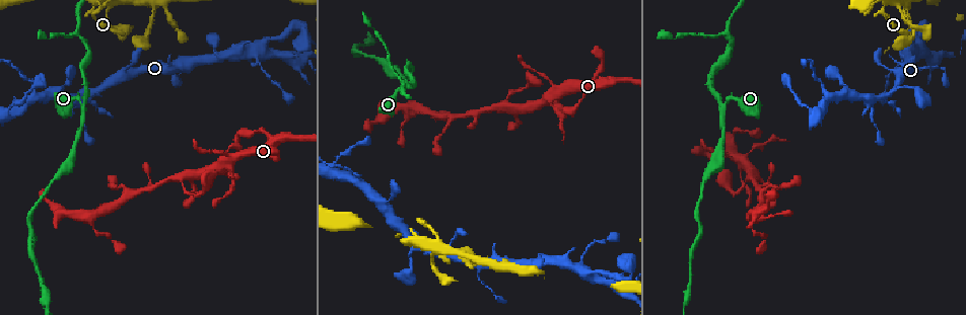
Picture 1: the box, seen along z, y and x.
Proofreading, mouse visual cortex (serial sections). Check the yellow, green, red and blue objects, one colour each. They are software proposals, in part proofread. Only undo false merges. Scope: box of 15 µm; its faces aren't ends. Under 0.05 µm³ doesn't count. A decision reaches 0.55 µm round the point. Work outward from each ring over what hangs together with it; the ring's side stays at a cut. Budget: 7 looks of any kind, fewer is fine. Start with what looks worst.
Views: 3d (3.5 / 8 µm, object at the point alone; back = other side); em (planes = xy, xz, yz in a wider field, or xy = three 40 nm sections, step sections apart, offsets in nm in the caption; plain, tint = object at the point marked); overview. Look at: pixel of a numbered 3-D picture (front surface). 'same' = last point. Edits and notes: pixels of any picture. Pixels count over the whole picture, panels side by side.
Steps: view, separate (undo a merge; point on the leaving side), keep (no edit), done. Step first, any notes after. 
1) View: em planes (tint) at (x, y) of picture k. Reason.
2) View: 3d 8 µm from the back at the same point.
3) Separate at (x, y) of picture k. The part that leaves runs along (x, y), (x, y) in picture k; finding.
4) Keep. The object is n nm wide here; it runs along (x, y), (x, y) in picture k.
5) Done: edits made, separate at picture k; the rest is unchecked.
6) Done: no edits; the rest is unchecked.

View: 3d 3.5 µm at (83, 107) of picture 1. Abrupt turn.

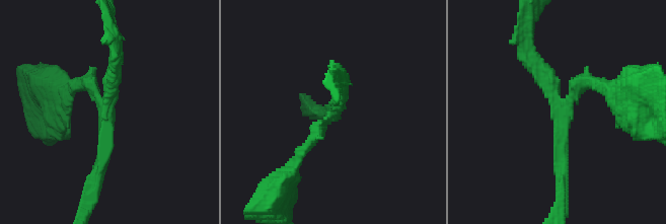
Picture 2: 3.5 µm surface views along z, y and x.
View: em xy step 5 (tint) at (566, 108) of picture 2. 3 arms meet here; the arms are 150, 200, 250 nm wide; shape alone is not enough.

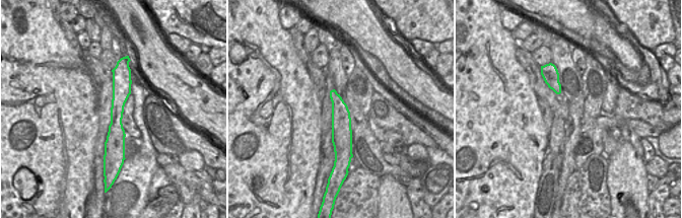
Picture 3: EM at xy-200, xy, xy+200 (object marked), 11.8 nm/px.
Keep. It runs along (608, 88), (585, 82), (565, 106), (562, 175) in picture 2; continuous, no second cell.

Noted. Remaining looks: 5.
View: 3d 8 µm at (78, 31) of picture 1. Sharp bend.

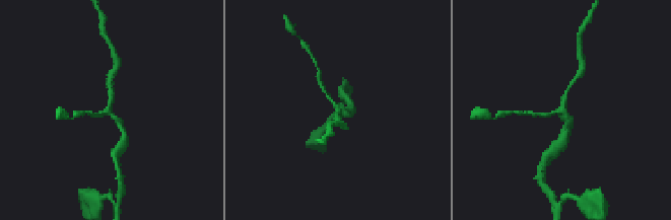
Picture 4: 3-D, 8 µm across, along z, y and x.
View: 3d 3.5 µm at (109, 112) of picture 4.

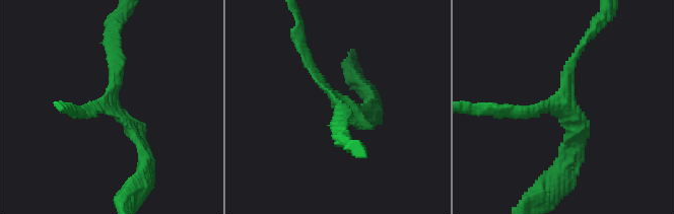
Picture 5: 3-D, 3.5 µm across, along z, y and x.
View: em xy step 3 (tint) at (334, 103) of picture 5. 3 arms meet here; the arms are 150, 150, 150 nm wide; now the EM.

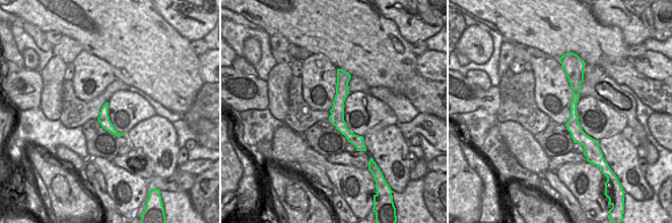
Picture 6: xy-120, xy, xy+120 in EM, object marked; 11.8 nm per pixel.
Keep. It runs along (339, 71), (338, 122), (359, 148) in picture 6; all the same cell.

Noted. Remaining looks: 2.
Done: no edits; the rest is unchecked.

